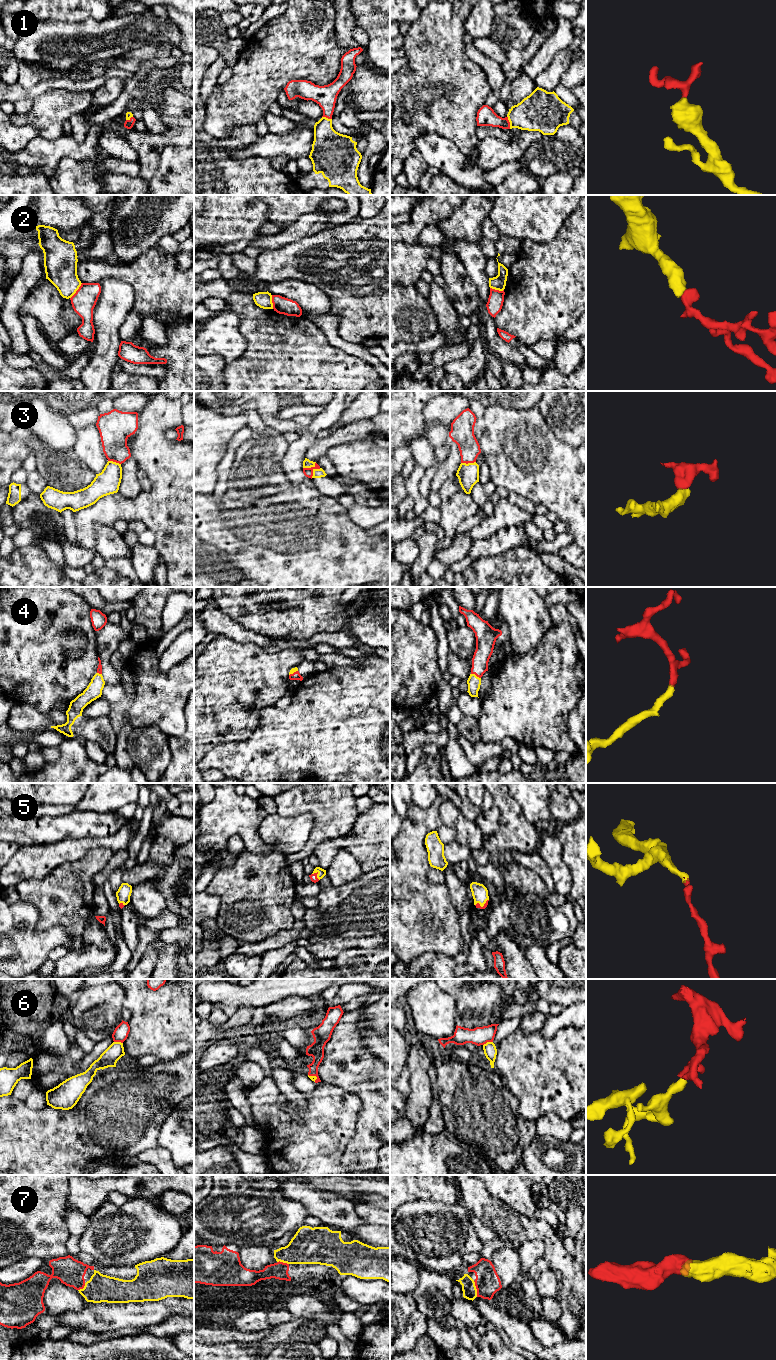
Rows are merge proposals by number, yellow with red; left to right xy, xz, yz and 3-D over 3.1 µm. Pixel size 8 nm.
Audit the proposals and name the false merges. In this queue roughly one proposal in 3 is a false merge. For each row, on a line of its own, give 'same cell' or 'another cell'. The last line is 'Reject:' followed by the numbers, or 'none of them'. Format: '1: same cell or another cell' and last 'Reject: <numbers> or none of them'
1: same cell
2: another cell
3: another cell
4: same cell
5: same cell
6: another cell
7: same cell
Reject: 2, 3, 6

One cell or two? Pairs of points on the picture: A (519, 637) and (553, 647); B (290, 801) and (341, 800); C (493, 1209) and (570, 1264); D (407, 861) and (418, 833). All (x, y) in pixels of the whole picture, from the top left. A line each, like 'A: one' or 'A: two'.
A: two
B: one
C: one
D: one

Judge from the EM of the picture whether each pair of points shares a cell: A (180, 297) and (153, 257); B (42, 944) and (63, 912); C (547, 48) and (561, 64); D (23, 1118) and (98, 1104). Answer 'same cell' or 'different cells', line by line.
A: same cell
B: different cells
C: different cells
D: same cell

